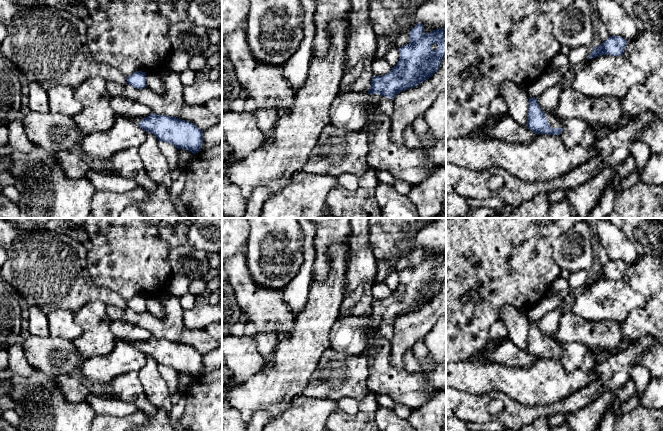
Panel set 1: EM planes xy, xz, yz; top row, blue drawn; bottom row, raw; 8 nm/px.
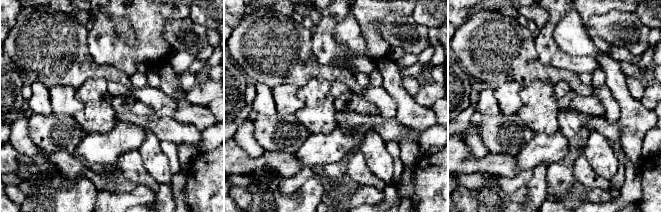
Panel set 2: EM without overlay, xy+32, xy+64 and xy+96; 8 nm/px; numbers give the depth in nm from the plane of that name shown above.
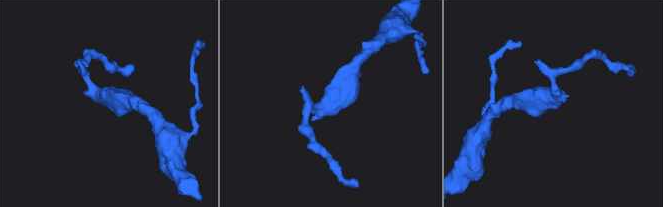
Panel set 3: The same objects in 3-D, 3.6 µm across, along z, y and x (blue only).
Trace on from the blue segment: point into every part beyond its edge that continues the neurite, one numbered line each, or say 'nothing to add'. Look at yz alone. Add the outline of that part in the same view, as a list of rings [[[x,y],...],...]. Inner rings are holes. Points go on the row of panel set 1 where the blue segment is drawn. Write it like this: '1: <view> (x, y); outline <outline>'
1: yz (555, 122); outline [[[547,114],[546,119],[550,123],[550,126],[551,126],[552,129],[554,129],[554,128],[563,128],[564,127],[562,119],[557,117],[554,114]]]

